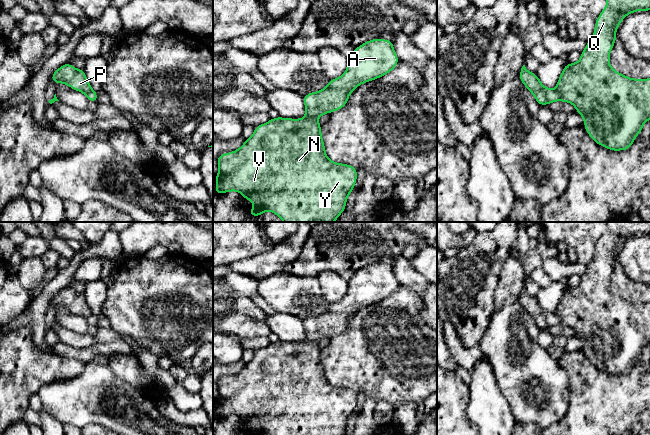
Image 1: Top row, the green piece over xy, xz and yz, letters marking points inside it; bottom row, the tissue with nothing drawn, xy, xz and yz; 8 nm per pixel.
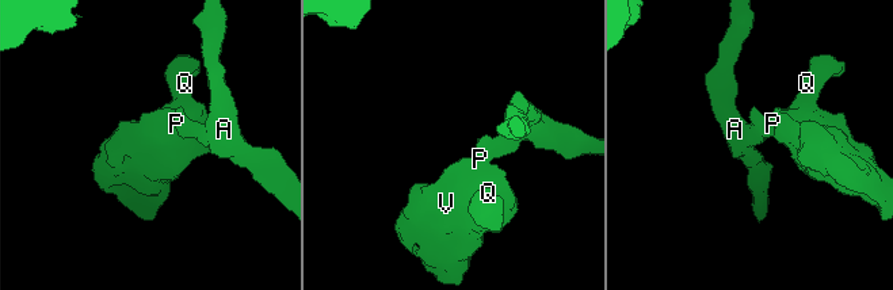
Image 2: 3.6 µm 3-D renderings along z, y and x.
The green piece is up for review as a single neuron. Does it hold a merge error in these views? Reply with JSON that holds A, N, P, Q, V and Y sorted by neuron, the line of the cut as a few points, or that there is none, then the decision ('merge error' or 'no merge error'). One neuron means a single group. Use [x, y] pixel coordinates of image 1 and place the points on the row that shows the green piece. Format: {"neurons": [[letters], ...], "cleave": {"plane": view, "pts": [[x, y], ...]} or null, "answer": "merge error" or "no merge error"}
{"neurons": [["A", "N", "P", "Q", "V", "Y"]], "cleave": null, "answer": "no merge error"}

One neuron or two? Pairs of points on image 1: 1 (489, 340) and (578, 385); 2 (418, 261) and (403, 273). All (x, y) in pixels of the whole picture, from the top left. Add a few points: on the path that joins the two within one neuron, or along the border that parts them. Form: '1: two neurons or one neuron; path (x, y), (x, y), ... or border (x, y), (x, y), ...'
1: two neurons; border (557, 360), (568, 379), (569, 404)
2: two neurons; border (408, 261), (426, 280)

